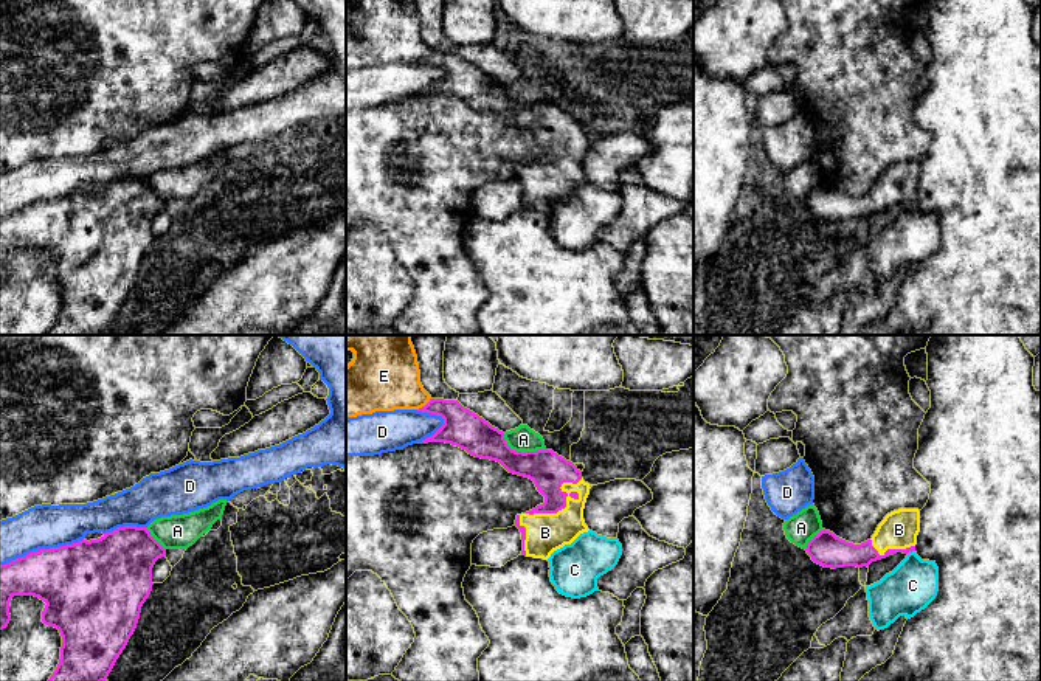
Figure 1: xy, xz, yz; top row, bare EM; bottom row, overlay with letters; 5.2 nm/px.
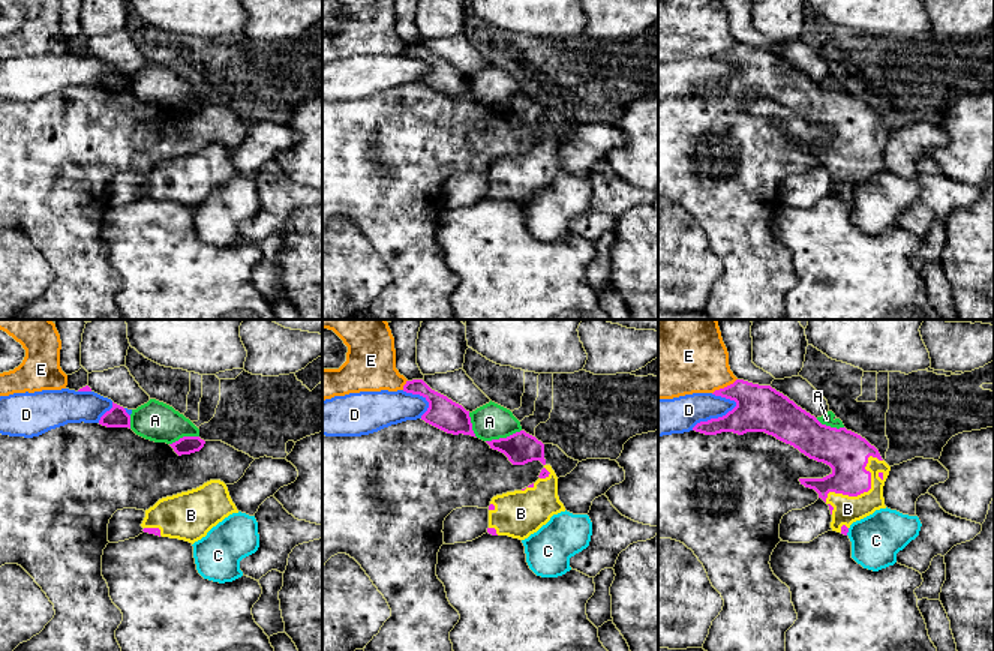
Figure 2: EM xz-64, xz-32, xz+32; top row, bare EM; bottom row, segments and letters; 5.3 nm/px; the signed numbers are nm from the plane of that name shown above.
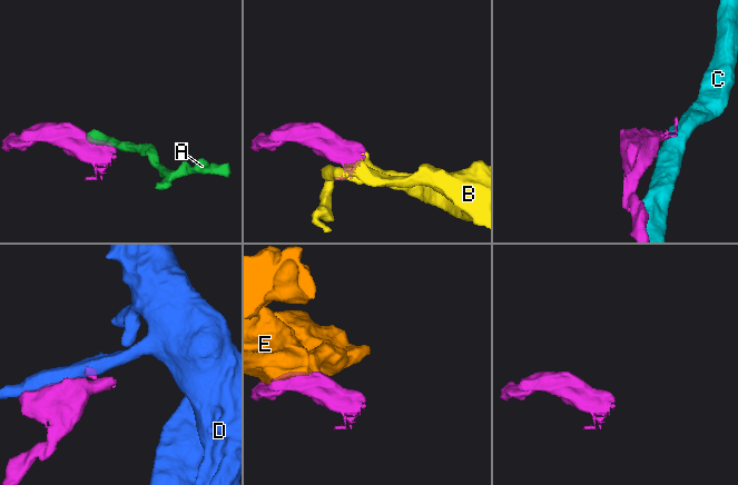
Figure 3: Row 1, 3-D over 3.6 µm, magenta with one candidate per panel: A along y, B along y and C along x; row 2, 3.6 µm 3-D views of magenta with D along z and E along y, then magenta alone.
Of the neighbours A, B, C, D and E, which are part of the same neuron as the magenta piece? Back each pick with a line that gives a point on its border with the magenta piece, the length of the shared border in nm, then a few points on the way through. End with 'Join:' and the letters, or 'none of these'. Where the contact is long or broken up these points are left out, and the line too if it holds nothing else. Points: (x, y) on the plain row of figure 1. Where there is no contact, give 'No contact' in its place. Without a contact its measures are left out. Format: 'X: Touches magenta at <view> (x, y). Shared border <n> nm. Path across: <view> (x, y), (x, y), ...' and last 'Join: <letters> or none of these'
B: Touches magenta at xz (565, 157). Shared border 340 nm
Join: B

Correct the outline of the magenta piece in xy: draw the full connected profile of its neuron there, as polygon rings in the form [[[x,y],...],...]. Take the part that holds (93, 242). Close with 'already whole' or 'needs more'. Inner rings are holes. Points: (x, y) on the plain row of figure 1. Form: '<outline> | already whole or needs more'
[[[124,178],[98,192],[39,202],[0,217],[0,282],[6,281],[14,248],[34,248],[47,258],[42,275],[62,289],[61,312],[47,335],[102,335],[133,287],[152,244],[152,220],[166,202],[147,180]]] | already whole

